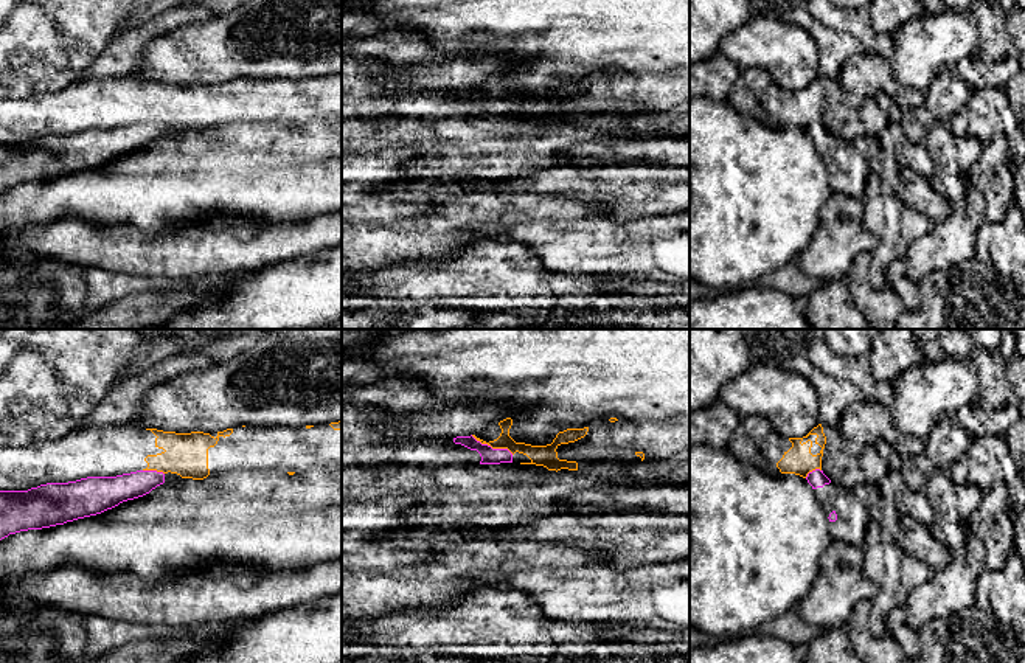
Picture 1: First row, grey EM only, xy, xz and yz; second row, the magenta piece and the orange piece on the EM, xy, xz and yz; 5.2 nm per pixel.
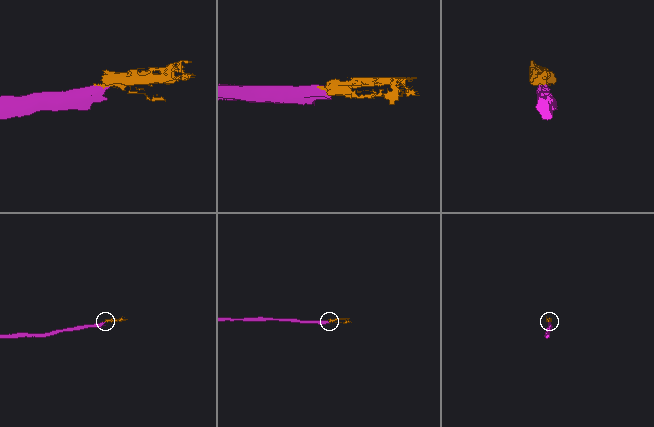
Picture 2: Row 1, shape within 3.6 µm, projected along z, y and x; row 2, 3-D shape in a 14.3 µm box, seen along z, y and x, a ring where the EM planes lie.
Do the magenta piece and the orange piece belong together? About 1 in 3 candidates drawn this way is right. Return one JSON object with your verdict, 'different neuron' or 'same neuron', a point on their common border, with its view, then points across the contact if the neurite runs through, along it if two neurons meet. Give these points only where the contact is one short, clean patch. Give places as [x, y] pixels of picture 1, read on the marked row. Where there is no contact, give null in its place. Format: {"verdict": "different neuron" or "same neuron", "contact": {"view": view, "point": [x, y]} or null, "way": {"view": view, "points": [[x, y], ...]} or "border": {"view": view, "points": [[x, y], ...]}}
{"verdict": "different neuron", "contact": {"view": "xz", "point": [491, 447]}, "border": {"view": "xz", "points": [[471, 435], [493, 447], [507, 447], [513, 454]]}}

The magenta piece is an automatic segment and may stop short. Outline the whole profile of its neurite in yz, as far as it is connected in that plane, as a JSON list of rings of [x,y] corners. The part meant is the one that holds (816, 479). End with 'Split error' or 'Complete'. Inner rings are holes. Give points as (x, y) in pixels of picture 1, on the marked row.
[[[820,469],[808,474],[808,483],[823,506],[831,525],[832,540],[862,547],[870,523],[868,509],[853,491],[832,483]]]. Split error

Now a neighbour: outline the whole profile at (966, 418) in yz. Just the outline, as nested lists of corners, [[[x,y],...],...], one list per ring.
[[[966,405],[954,415],[960,429],[978,439],[988,436],[1005,436],[1019,418],[1019,408],[1005,405],[999,410],[985,410],[978,405]]]

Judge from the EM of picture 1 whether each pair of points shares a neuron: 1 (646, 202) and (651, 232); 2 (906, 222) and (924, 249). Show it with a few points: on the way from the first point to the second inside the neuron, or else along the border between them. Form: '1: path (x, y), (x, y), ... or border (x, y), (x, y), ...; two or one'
1: border (673, 213), (657, 213), (621, 222), (612, 221); two
2: border (934, 222), (909, 246), (904, 256); two

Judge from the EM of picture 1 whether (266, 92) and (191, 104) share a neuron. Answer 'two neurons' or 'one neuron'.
one neuron

